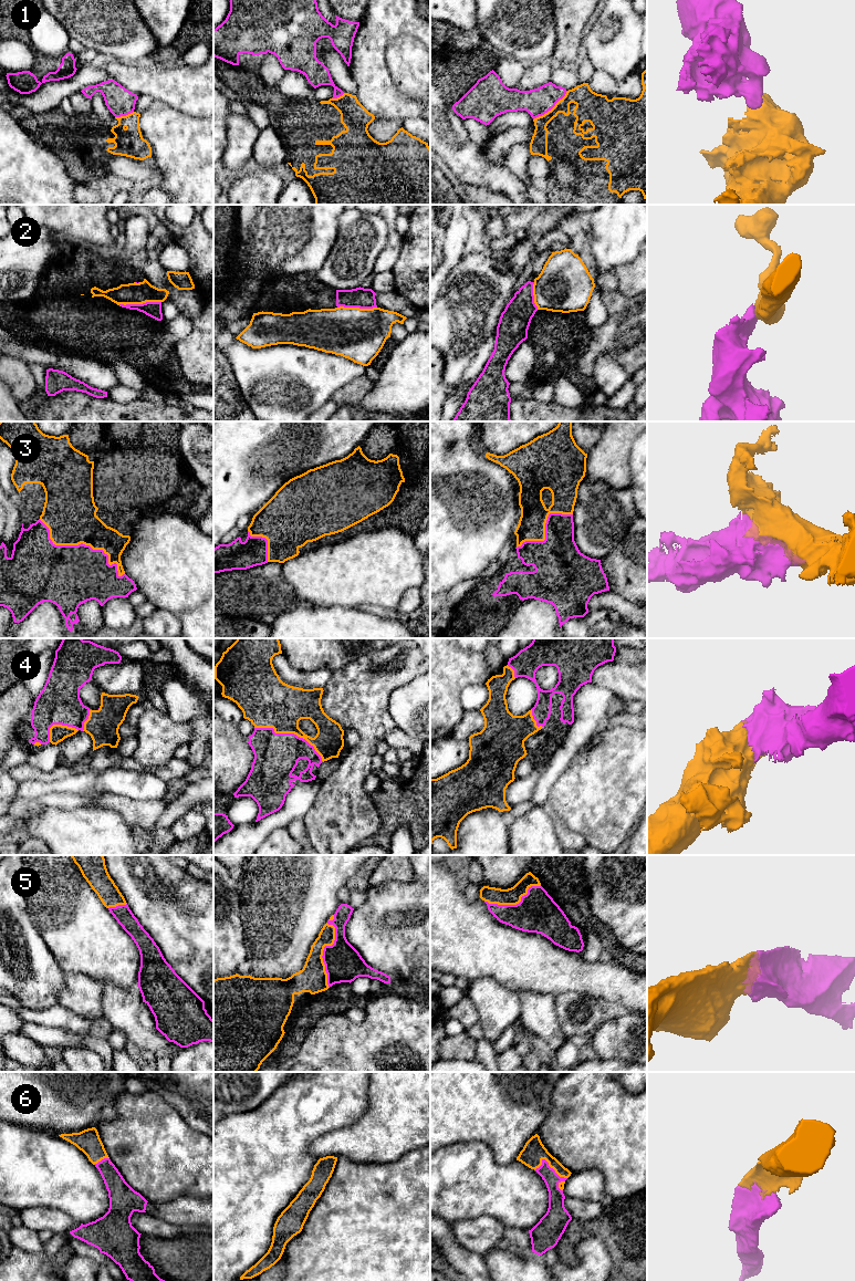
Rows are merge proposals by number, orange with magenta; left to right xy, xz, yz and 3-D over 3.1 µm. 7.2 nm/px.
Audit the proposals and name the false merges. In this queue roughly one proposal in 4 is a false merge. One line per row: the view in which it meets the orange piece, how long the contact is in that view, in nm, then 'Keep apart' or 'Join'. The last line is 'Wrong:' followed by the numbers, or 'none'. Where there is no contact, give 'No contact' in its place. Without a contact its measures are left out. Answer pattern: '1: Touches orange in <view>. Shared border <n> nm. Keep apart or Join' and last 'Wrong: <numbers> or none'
1: Touches orange in yz. Shared border 340 nm. Keep apart
2: Touches orange in xy. Shared border 320 nm. Keep apart
3: Touches orange in xy. Shared border 750 nm. Join
4: Touches orange in xz. Shared border 550 nm. Join
5: Touches orange in xz. Shared border 480 nm. Join
6: Touches orange in yz. Shared border 240 nm. Join
Wrong: 1, 2

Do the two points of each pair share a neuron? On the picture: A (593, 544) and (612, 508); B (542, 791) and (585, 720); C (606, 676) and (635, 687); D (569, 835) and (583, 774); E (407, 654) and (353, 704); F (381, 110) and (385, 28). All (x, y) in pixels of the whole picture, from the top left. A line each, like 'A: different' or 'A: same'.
A: same
B: same
C: same
D: different
E: same
F: same

